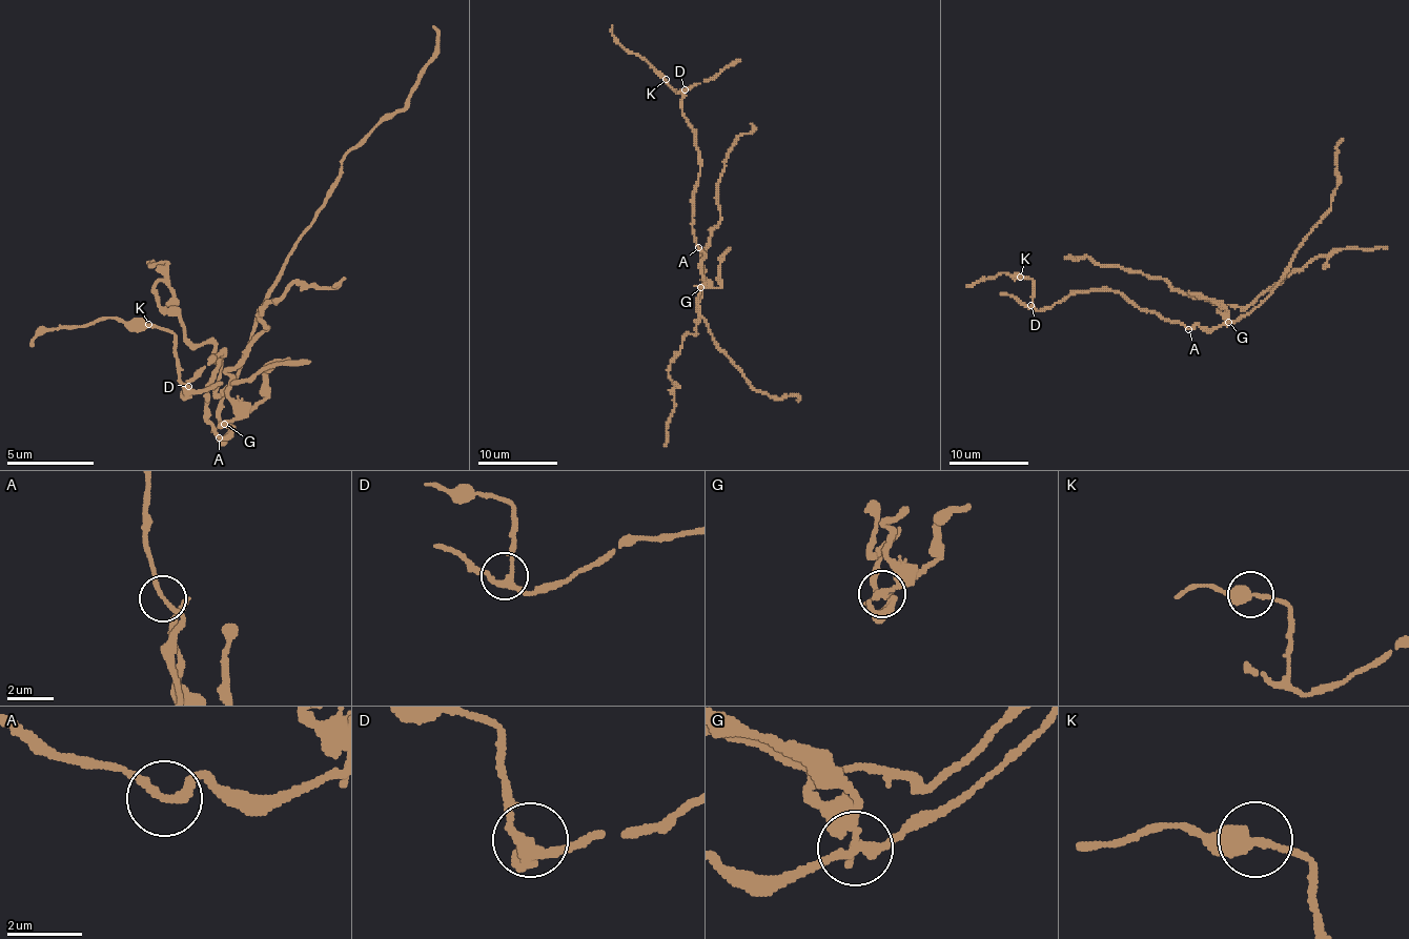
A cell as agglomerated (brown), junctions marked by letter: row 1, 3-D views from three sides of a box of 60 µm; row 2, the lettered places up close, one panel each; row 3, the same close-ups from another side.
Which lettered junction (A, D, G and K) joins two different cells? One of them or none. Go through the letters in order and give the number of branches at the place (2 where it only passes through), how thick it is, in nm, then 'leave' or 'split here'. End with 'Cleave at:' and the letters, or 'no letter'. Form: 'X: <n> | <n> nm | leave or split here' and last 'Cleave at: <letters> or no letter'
A: 2 | 190 nm | leave
D: 3 | 240 nm | leave
G: 3 | 220 nm | split here
K: 2 | 320 nm | leave
Cleave at: G

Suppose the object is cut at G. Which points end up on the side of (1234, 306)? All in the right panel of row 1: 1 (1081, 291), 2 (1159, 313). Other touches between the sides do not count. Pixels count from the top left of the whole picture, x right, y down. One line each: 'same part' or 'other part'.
1: other part
2: other part

